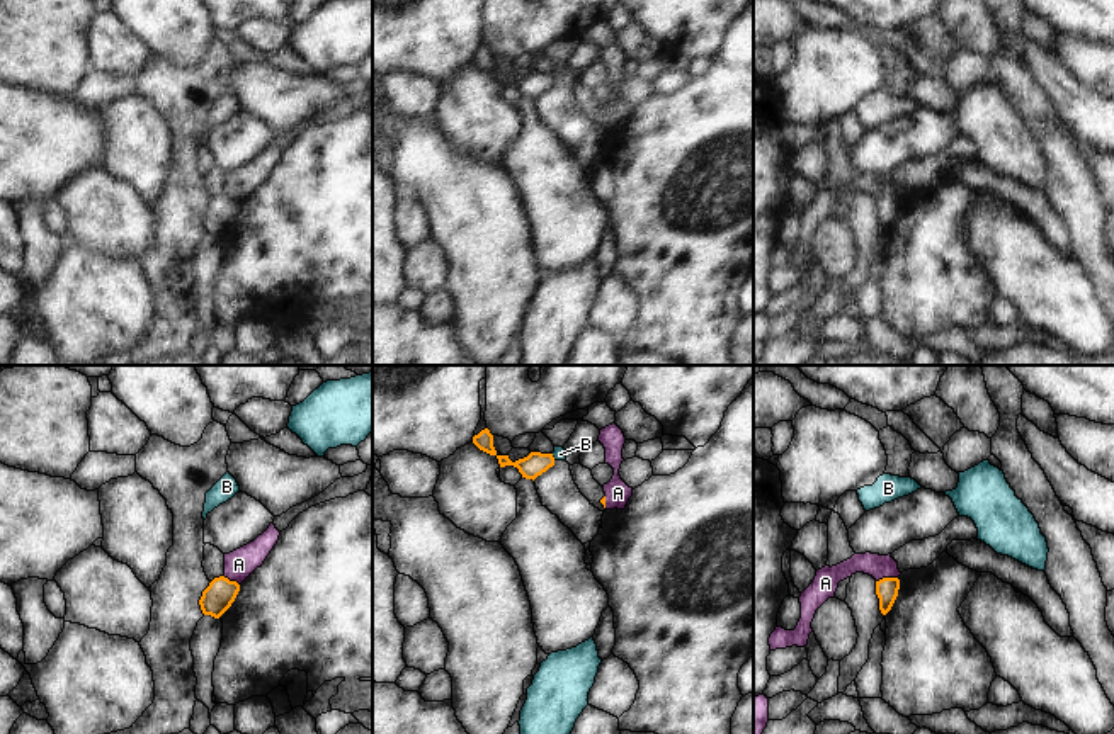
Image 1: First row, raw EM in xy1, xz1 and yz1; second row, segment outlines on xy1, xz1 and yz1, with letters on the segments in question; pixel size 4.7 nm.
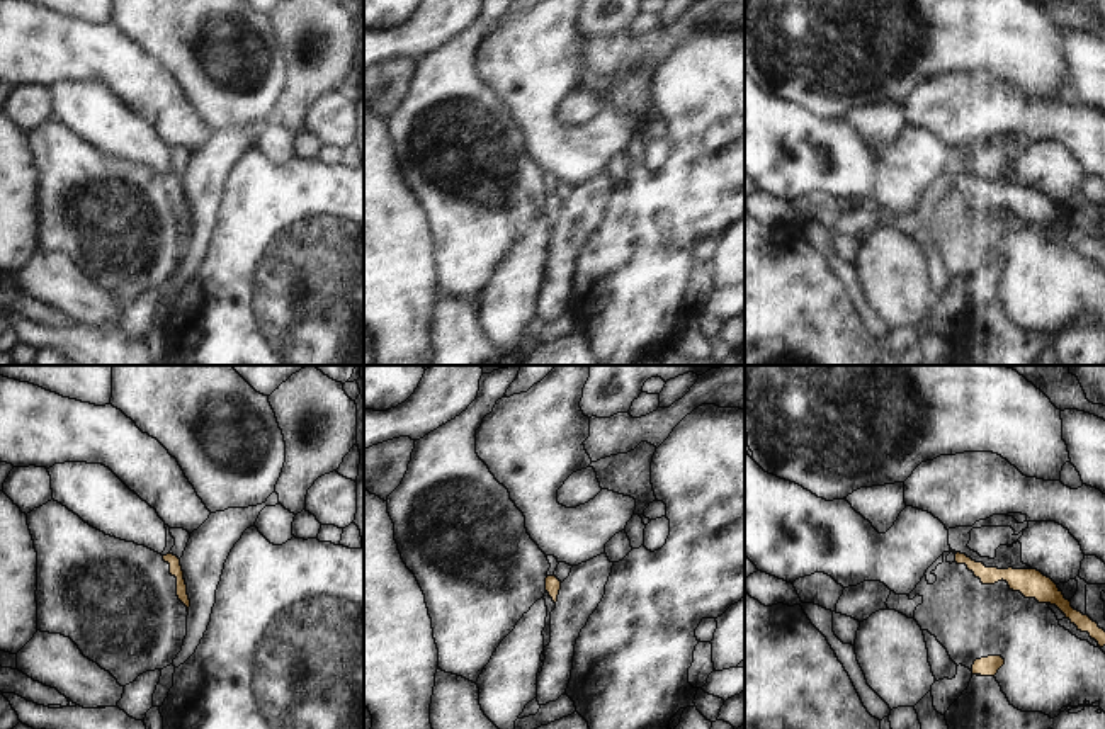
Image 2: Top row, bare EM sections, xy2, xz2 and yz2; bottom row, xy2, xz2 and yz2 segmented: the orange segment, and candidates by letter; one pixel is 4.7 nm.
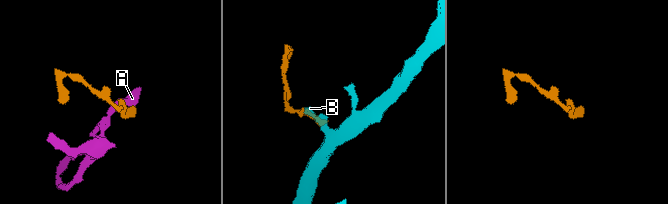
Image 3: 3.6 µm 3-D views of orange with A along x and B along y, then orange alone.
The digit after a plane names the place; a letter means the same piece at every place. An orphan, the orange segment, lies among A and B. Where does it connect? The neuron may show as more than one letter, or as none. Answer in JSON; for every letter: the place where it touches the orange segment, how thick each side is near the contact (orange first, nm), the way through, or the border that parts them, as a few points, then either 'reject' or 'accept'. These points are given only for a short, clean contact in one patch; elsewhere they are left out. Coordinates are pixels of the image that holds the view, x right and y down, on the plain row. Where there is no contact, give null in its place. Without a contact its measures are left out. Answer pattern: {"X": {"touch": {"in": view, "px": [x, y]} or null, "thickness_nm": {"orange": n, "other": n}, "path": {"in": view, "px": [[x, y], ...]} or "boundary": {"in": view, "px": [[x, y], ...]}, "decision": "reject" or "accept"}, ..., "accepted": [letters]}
{"A": {"touch": {"in": "yz1", "px": [886, 197]}, "thickness_nm": {"orange": 110, "other": 110}, "boundary": {"in": "yz1", "px": [[897, 196], [883, 196], [876, 201]]}, "decision": "reject"}, "B": {"touch": {"in": "xz1", "px": [553, 77]}, "thickness_nm": {"orange": 110, "other": 60}, "boundary": {"in": "xz1", "px": [[551, 73], [555, 79]]}, "decision": "reject"}, "accepted": []}

